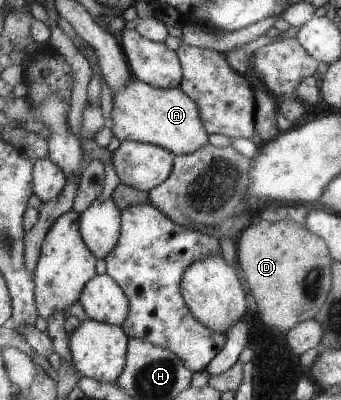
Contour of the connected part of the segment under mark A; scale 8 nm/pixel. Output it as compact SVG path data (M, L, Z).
M134 76L127 86L112 97L110 127L119 142L137 141L163 146L175 155L190 154L209 144L199 106L183 90L155 88Z

